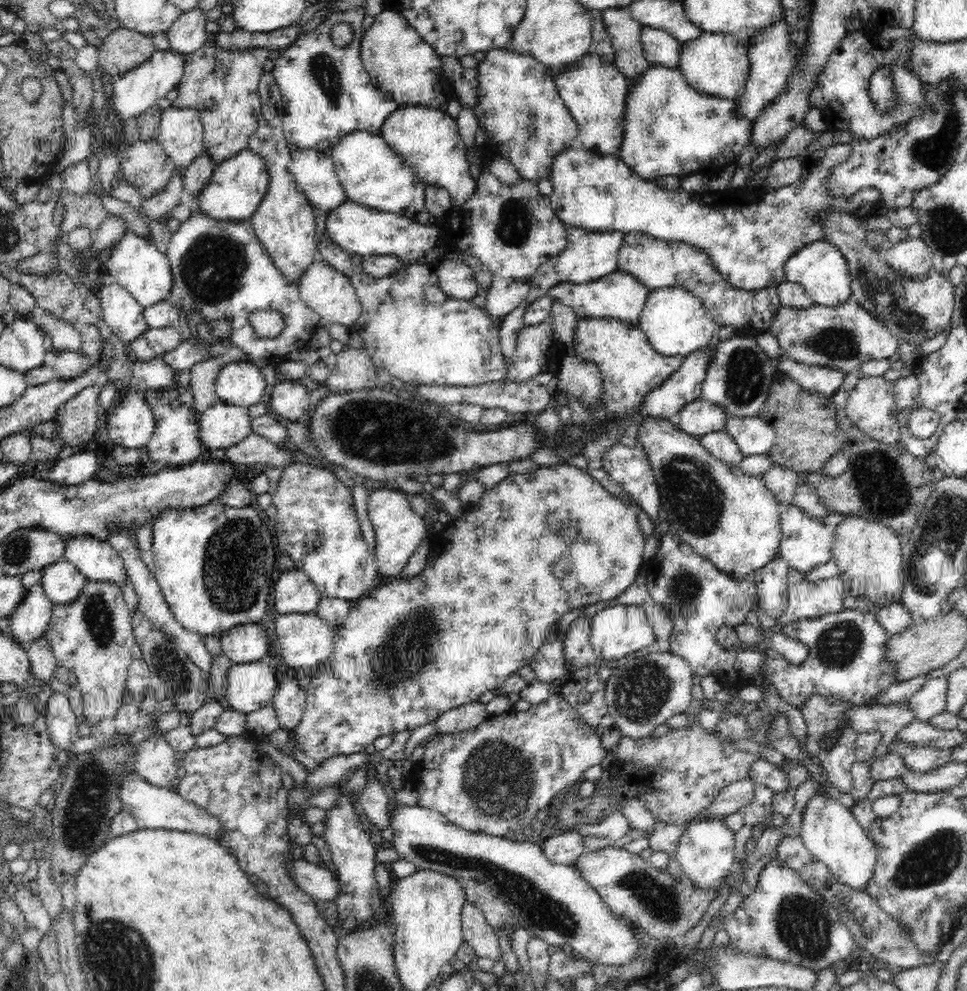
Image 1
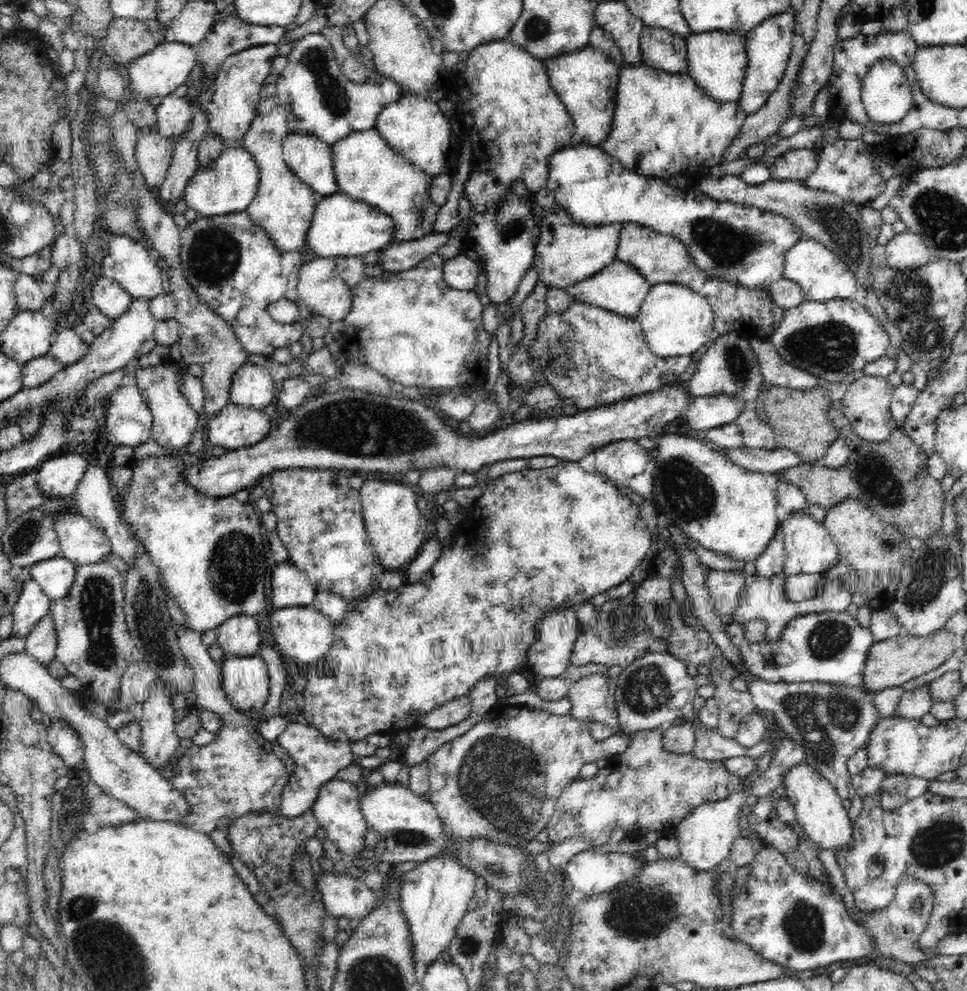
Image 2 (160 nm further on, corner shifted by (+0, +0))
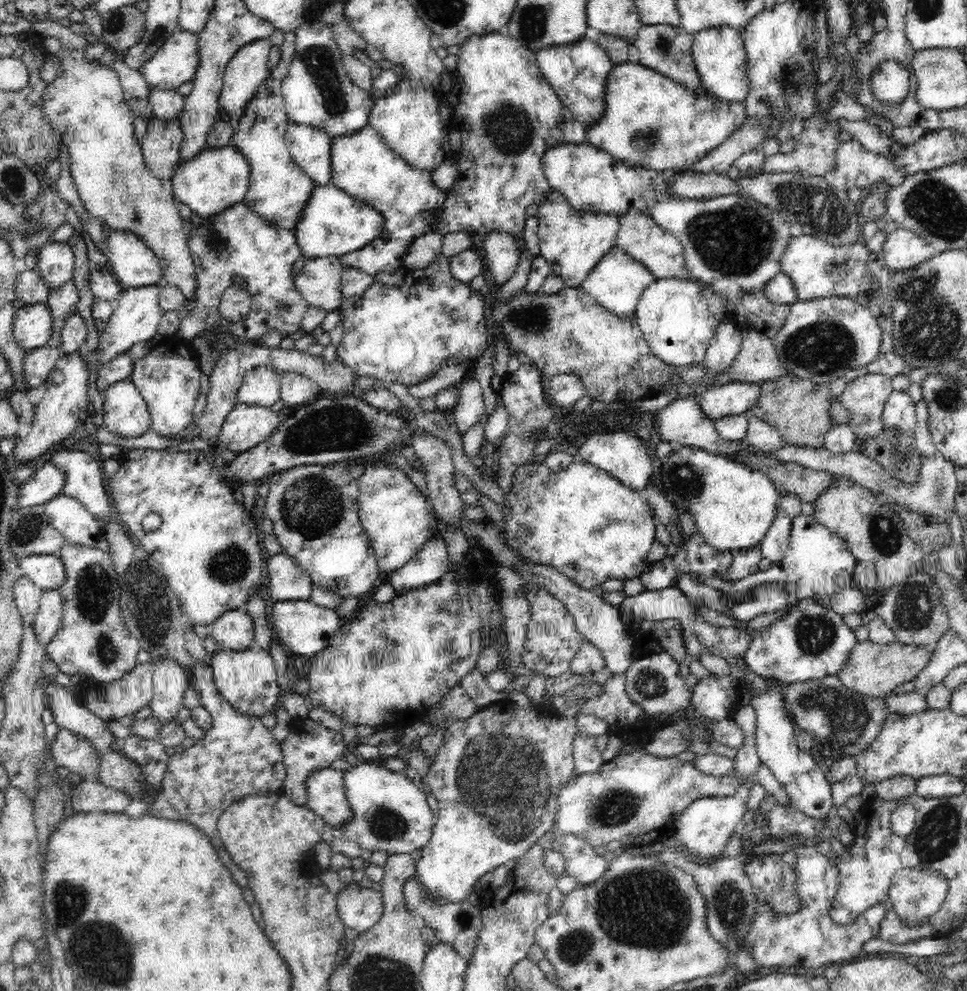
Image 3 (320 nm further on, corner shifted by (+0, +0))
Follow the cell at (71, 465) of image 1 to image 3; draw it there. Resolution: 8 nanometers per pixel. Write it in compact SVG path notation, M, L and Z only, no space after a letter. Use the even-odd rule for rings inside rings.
M54 462L44 463L43 466L30 475L28 480L25 480L18 487L18 505L21 508L27 508L30 506L44 505L50 500L54 500L58 494L62 494L64 490L64 473L61 468L55 465Z

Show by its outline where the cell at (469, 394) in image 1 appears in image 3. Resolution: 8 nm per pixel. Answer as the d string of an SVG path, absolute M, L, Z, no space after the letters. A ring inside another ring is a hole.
M562 373L549 380L547 398L556 406L573 408L587 394L580 375Z

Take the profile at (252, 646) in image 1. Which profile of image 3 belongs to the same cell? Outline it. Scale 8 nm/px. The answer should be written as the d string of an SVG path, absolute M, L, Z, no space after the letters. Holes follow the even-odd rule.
M244 609L226 612L219 616L209 629L219 648L241 651L254 647L254 623Z

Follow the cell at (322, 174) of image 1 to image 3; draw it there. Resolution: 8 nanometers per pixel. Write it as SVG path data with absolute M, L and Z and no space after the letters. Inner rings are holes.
M289 122L285 139L292 159L316 187L331 183L333 139L326 132L308 124Z

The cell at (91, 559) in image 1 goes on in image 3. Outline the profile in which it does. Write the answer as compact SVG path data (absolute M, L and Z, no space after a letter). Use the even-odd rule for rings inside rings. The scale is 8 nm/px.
M58 494L44 506L45 520L62 533L66 543L96 547L102 530L94 515L77 498Z

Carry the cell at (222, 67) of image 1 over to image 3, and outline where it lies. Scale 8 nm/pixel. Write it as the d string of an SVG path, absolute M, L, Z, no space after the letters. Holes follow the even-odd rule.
M264 37L263 39L245 44L242 48L238 49L238 52L236 52L225 68L223 87L220 98L218 98L218 108L219 111L224 113L224 118L222 119L230 121L234 128L238 126L239 120L245 111L246 104L254 98L255 92L262 84L262 81L270 76L266 62L268 62L271 48L270 37Z

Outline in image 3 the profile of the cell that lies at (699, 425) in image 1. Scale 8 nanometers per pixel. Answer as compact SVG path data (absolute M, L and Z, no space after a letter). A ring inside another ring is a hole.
M733 381L701 392L699 404L703 414L714 422L726 416L749 414L750 408L758 401L760 392L760 384Z

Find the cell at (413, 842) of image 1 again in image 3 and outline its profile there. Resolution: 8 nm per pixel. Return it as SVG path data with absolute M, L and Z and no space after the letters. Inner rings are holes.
M365 760L344 773L346 798L353 817L336 829L336 838L345 838L372 852L411 854L430 842L436 818L422 791L404 773L388 770L371 760Z

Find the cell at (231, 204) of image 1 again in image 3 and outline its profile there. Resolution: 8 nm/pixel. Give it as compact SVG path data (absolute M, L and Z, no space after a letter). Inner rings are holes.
M230 144L224 148L206 148L192 160L180 161L168 184L179 204L186 204L194 214L210 218L244 200L249 178L250 165L246 157Z

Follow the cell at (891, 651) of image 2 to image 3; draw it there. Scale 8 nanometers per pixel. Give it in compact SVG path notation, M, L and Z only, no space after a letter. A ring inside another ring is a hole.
M869 641L859 642L851 648L846 664L837 672L844 688L869 697L885 697L900 684L913 681L930 662L933 651L898 643L880 645Z

